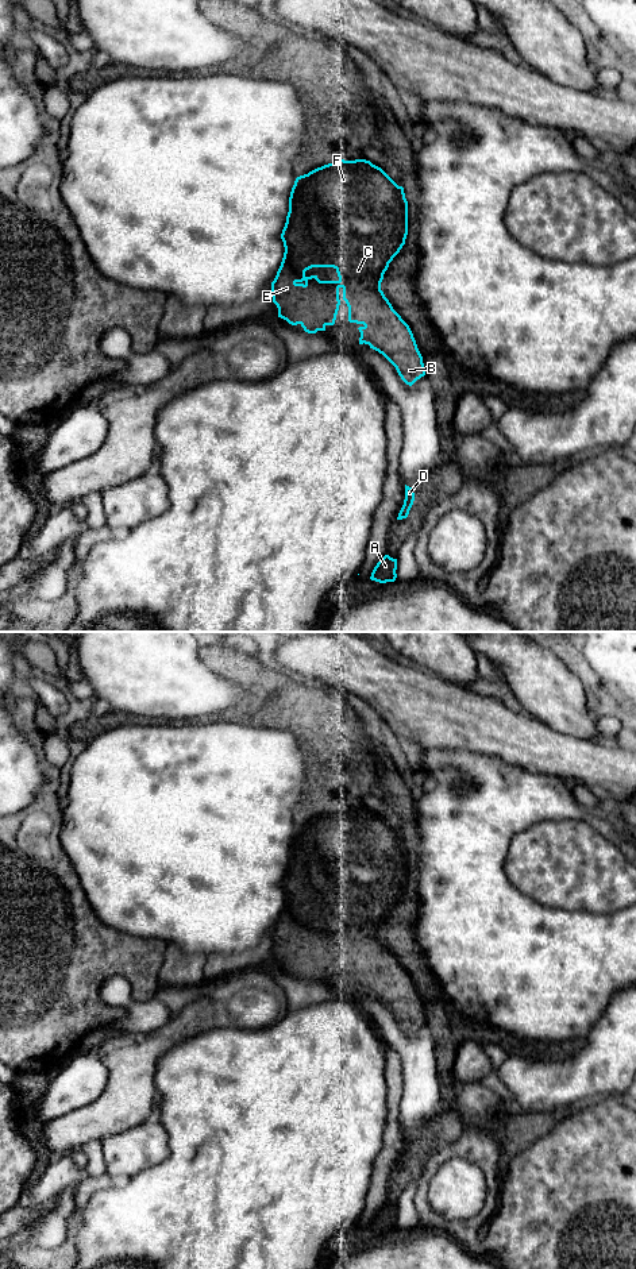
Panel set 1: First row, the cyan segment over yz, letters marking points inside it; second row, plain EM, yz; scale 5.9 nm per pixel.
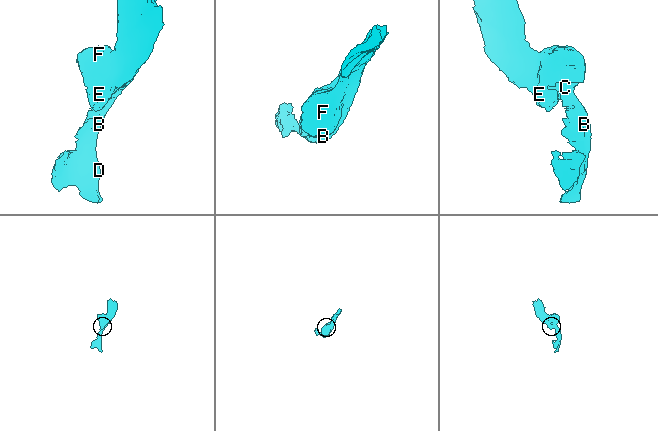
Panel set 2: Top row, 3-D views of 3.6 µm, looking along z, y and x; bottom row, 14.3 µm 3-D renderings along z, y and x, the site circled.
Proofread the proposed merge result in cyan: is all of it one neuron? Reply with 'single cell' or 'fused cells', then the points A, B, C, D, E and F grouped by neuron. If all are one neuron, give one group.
single cell; A B C D E F

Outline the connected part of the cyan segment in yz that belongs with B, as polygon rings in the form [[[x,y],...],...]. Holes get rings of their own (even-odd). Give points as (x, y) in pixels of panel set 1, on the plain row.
[[[366,807],[335,810],[317,815],[308,822],[296,826],[289,845],[289,860],[281,882],[285,900],[281,914],[271,930],[273,950],[278,956],[278,965],[292,973],[300,972],[305,980],[316,981],[334,973],[339,958],[339,937],[343,937],[343,948],[348,954],[348,969],[361,975],[359,992],[382,1002],[397,1018],[401,1027],[412,1034],[425,1023],[423,1004],[409,973],[393,957],[381,938],[383,922],[389,911],[405,892],[408,883],[408,849],[404,836],[398,834],[381,815]],[[312,915],[334,915],[338,929],[320,929],[317,923],[307,925]]]

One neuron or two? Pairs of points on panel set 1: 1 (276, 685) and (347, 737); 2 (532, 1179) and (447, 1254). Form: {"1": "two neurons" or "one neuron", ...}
{"1": "one neuron", "2": "two neurons"}

